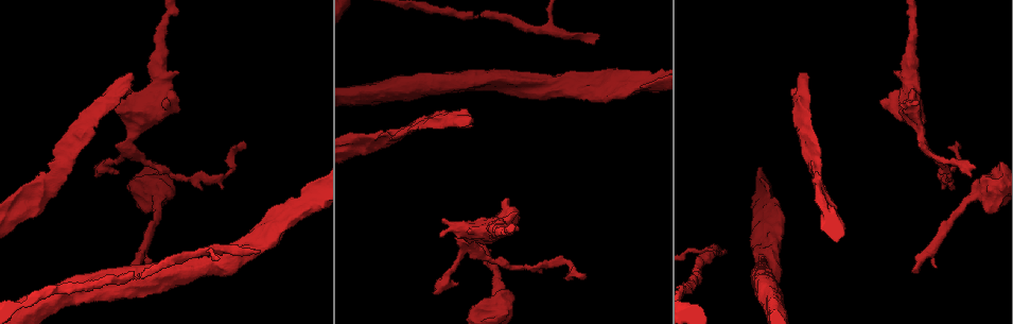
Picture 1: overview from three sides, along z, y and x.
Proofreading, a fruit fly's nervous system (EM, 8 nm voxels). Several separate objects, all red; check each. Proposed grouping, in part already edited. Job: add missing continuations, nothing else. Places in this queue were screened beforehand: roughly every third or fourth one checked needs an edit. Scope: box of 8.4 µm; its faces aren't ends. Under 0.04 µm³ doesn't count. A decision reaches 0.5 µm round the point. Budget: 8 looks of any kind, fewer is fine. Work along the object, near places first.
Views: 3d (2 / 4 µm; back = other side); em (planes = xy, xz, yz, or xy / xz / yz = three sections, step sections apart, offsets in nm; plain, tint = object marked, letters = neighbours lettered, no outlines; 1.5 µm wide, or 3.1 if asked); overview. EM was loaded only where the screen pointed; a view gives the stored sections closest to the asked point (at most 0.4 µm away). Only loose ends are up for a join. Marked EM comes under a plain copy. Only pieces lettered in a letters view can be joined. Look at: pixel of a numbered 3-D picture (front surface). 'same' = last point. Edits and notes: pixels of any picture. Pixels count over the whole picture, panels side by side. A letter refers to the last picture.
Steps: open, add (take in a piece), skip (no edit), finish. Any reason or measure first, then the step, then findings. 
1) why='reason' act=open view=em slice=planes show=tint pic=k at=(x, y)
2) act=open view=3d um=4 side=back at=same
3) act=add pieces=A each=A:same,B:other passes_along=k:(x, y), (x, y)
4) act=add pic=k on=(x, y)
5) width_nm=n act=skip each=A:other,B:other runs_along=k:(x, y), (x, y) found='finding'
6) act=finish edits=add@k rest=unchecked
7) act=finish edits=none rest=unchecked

why='free end' act=open view=em slice=planes show=letters pic=1 at=(799, 73)

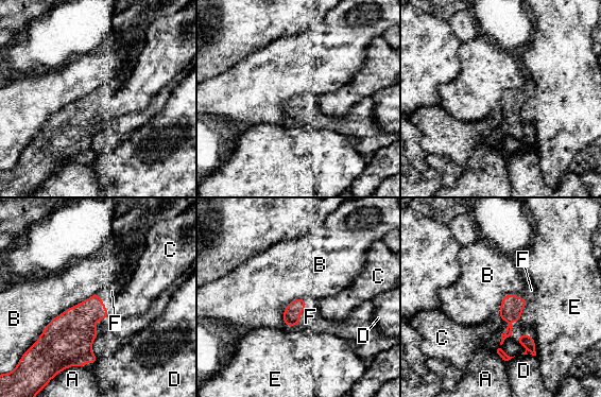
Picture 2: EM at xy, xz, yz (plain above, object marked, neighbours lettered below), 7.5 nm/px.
act=add pieces=F each=A:other,B:other,C:other,D:other,E:other,F:same found='the neuron continues'

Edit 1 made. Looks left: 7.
why='see it whole again' act=open view=overview

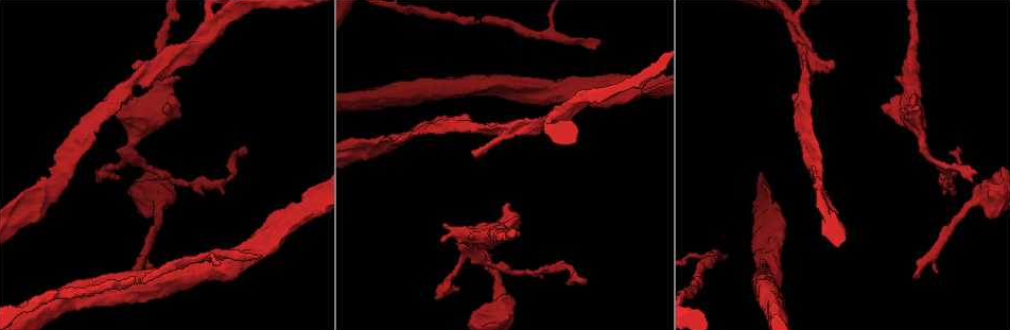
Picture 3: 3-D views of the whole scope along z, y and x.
why='free end' act=open view=3d um=2 pic=3 at=(913, 96)

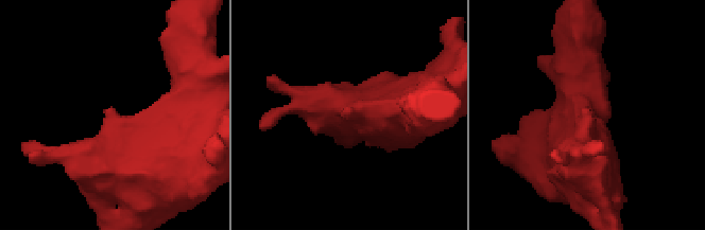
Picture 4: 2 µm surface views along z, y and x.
act=open view=em slice=planes show=letters pic=4 at=(581, 109)

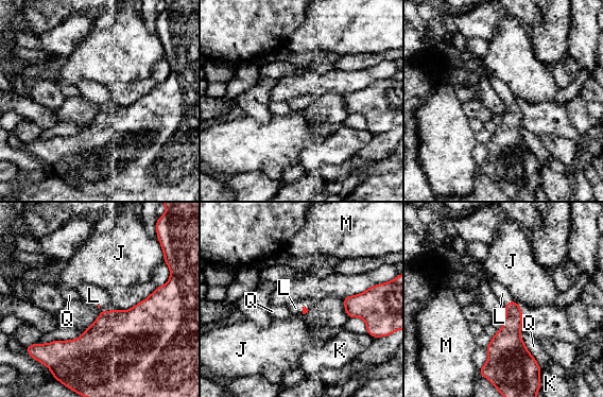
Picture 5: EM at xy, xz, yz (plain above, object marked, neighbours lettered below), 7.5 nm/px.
act=add pieces=L each=J:other,K:other,L:same,M:other,Q:other found='it goes on there'

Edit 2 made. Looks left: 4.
why='an open end' act=open view=3d um=2 pic=3 at=(258, 257)

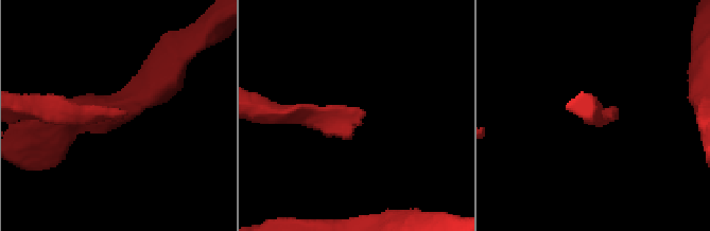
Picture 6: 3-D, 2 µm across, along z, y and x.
why='now the EM' act=open view=em slice=xy step=8 show=tint pic=6 at=(127, 112)

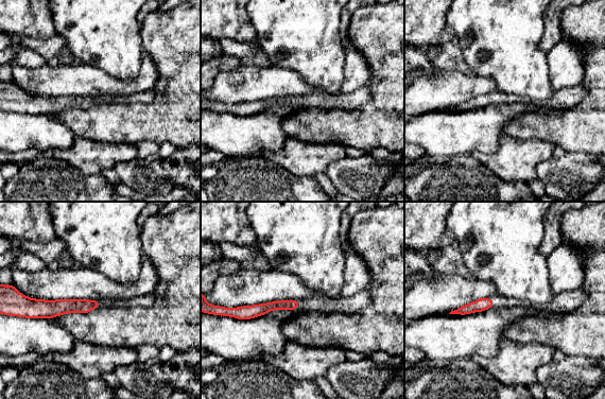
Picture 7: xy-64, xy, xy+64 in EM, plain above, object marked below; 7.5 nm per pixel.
act=open view=em slice=planes show=letters at=same

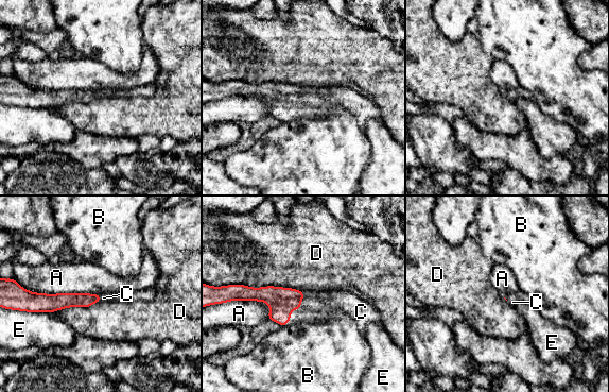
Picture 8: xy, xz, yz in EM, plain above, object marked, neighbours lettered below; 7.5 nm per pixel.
longest_contact=A:550nm act=add pieces=C each=A:other,B:other,C:same,D:other,E:other passes_along=8:(281, 301), (301, 300), (332, 302) found='it goes on there'

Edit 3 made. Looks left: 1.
act=finish edits=add@2,add@5,add@8 rest=unchecked

